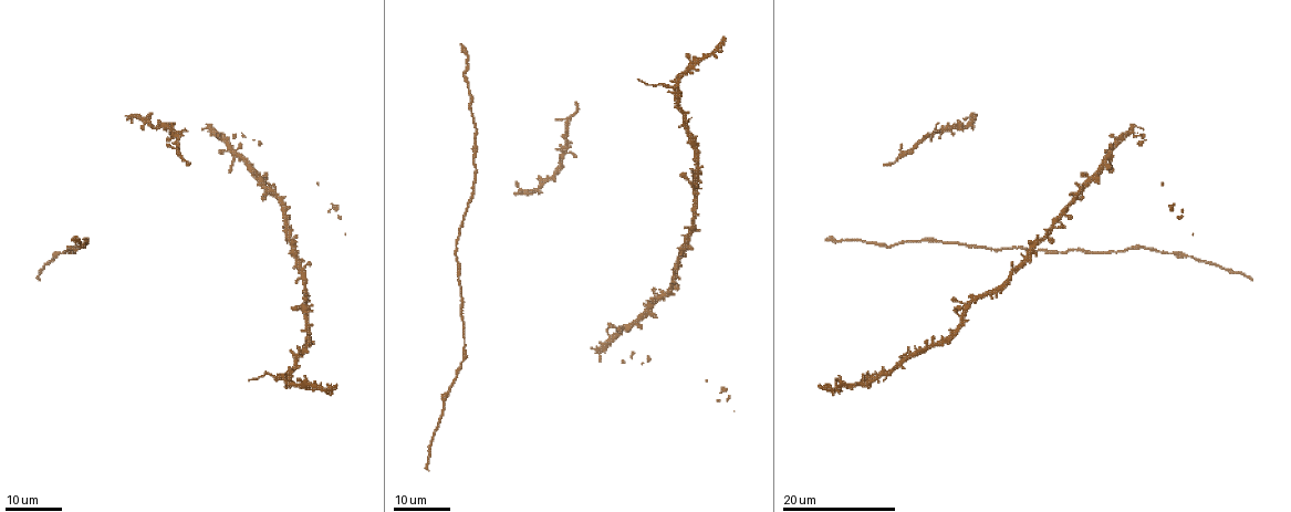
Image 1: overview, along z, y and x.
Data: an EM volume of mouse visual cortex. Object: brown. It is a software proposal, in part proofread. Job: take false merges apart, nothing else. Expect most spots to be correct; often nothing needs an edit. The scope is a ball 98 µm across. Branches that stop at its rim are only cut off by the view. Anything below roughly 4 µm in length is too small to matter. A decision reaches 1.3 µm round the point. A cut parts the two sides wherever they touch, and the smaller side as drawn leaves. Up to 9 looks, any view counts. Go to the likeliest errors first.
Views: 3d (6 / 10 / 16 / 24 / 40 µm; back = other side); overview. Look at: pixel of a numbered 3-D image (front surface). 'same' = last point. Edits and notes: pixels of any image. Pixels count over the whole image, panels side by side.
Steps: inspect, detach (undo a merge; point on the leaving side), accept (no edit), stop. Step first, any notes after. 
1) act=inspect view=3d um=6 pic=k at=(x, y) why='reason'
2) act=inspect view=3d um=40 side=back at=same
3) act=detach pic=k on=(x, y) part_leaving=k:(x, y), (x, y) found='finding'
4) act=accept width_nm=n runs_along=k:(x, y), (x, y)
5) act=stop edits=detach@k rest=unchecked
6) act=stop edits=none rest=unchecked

act=inspect view=3d um=16 pic=1 at=(871, 381)

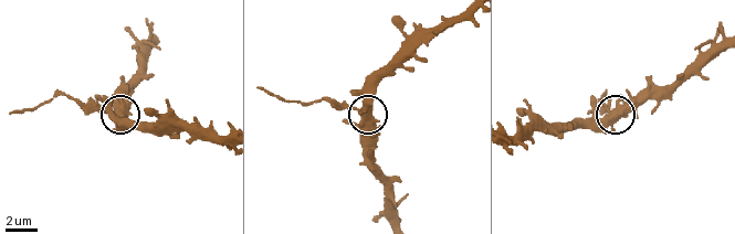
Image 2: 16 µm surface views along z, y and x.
act=inspect view=3d um=6 pic=2 at=(361, 107)

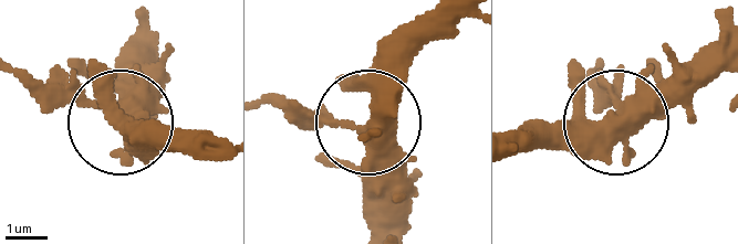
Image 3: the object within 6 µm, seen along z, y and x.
act=detach pic=3 on=(31, 74) arms=4 part_leaving=3:(83, 104), (44, 101), (22, 83) found='two neurons meet here'

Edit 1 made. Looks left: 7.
act=inspect view=3d um=24 pic=1 at=(230, 151)

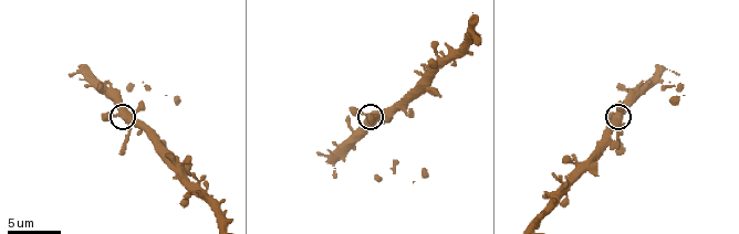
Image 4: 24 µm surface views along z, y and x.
act=inspect view=3d um=10 pic=4 at=(117, 114) why='zoom in'

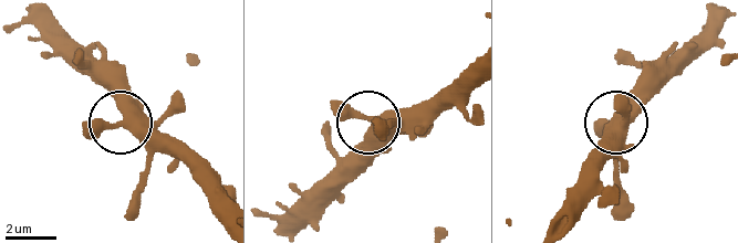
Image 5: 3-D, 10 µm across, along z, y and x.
act=inspect view=3d um=6 pic=5 at=(125, 122)

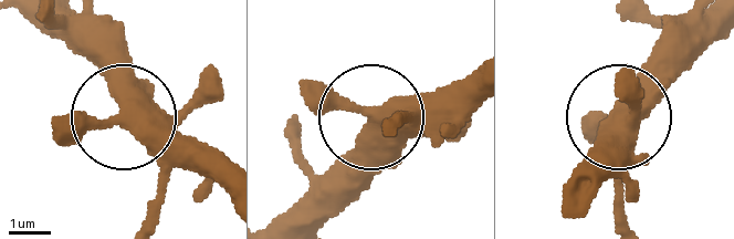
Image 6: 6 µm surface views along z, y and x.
act=accept width_nm=430 runs_along=6:(617, 219), (617, 114), (683, 43) found='all the same neuron'

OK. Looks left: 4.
act=inspect view=overview

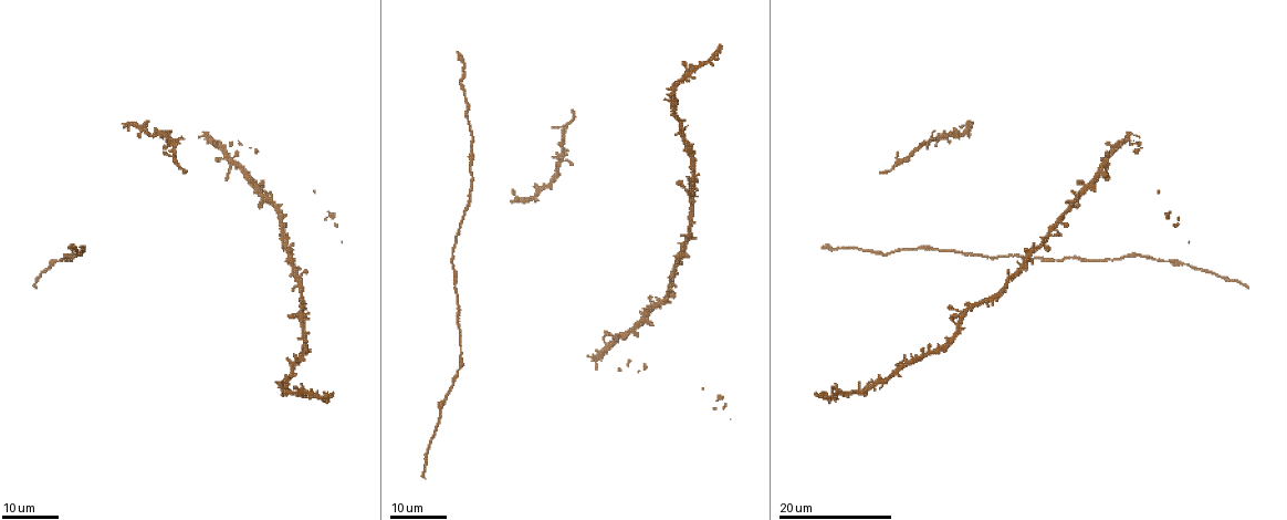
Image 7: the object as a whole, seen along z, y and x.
act=inspect view=3d um=16 pic=7 at=(648, 321)

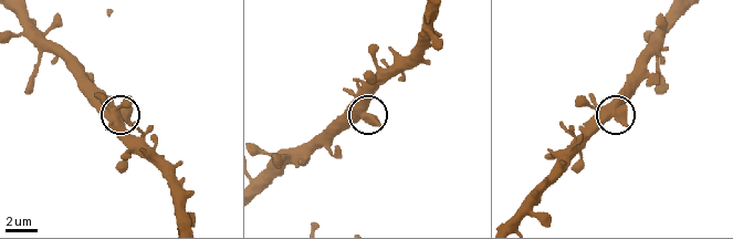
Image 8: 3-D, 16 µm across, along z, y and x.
act=inspect view=3d um=10 pic=8 at=(366, 113)

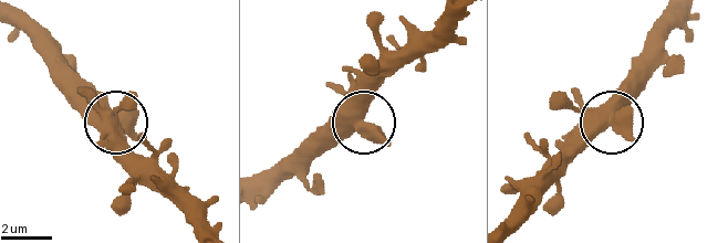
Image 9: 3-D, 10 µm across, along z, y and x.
act=accept found='all the same neuron'

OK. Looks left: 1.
act=stop edits=detach@3 rest=unchecked

